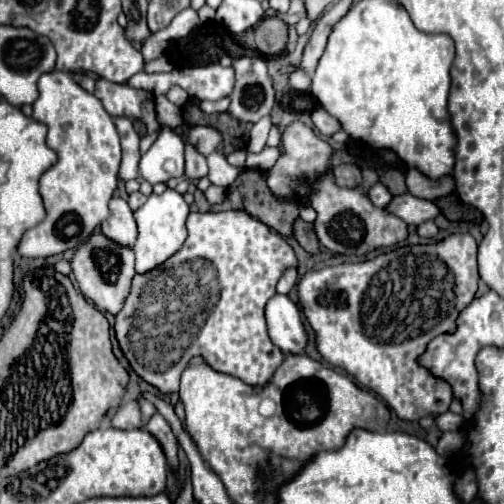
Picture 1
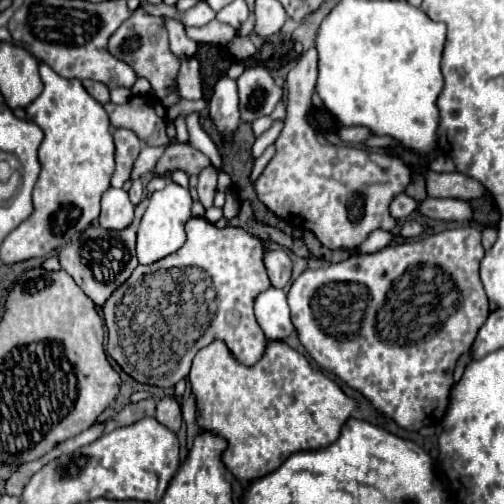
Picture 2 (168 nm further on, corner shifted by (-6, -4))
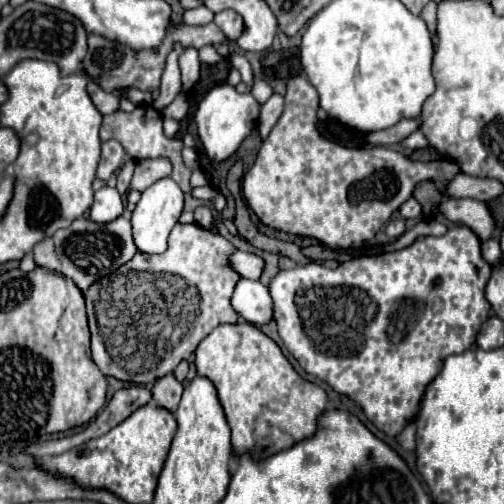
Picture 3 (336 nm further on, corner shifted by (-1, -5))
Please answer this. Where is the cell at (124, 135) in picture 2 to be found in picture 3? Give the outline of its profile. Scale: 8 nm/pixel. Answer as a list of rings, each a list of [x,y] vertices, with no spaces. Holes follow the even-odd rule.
[[[117,140],[103,142],[103,146],[101,146],[101,162],[99,162],[99,168],[97,168],[97,178],[107,182],[111,178],[111,174],[121,166],[123,158],[125,158],[123,146]]]

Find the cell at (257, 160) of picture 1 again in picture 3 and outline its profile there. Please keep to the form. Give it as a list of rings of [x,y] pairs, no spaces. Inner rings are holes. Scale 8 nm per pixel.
[[[273,94],[263,106],[261,106],[261,116],[259,116],[259,124],[257,130],[261,134],[261,140],[265,140],[271,132],[271,128],[277,124],[279,116],[283,112],[283,96]]]

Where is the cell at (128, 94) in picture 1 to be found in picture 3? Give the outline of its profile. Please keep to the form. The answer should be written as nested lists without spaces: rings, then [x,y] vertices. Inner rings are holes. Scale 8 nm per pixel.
[[[137,106],[133,112],[123,112],[123,110],[117,110],[113,114],[107,114],[103,116],[103,126],[101,126],[101,140],[109,140],[109,138],[115,138],[123,144],[125,152],[133,158],[133,160],[145,160],[145,158],[159,158],[159,156],[167,156],[171,158],[173,162],[173,168],[175,172],[171,174],[173,180],[179,184],[179,188],[183,192],[191,192],[191,186],[189,186],[189,176],[191,176],[191,170],[183,164],[181,160],[181,148],[183,148],[183,142],[179,138],[167,138],[163,134],[163,118],[161,114],[153,108],[153,106]]]

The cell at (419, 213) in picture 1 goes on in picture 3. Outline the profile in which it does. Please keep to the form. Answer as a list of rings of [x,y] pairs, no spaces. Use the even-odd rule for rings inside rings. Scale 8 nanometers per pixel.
[[[443,198],[439,204],[439,212],[451,222],[469,226],[479,236],[479,240],[487,240],[493,234],[493,218],[485,202]]]

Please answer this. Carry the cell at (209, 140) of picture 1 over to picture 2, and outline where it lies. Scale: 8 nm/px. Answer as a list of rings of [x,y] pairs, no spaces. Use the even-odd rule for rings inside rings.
[[[174,143],[174,145],[166,147],[166,151],[158,159],[156,167],[152,169],[152,173],[158,177],[168,177],[172,171],[180,169],[186,175],[198,175],[208,165],[210,165],[210,159],[204,153],[196,151],[190,143],[186,143],[186,145]]]

